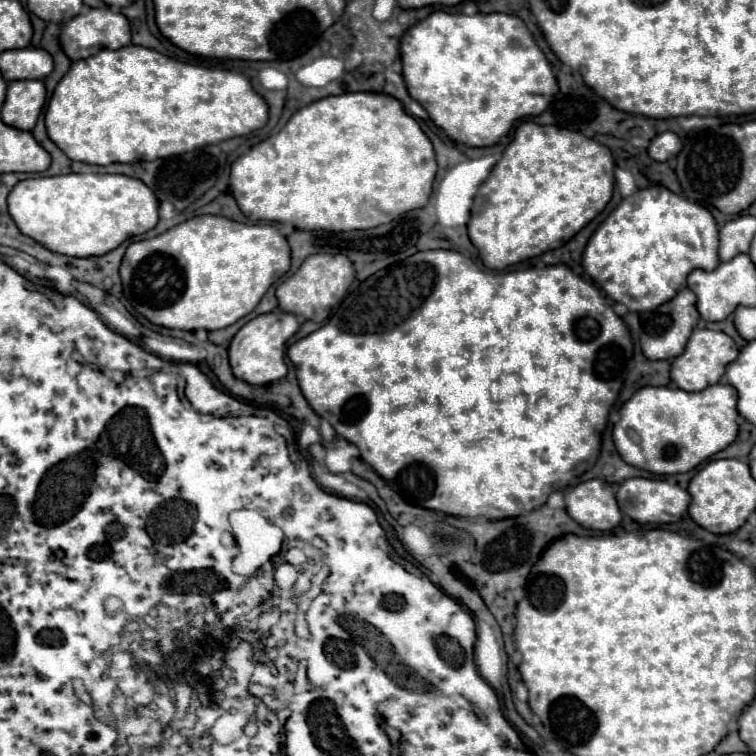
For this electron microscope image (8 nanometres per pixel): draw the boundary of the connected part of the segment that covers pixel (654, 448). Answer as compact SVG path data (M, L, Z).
M713 384L701 392L645 386L621 406L621 420L613 426L613 442L619 456L635 468L651 474L689 472L735 440L739 418L735 406L737 392L731 384Z

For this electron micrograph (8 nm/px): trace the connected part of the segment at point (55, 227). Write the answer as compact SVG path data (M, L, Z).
M65 174L27 178L13 186L7 206L17 228L51 252L89 258L155 228L157 198L141 180L125 174Z

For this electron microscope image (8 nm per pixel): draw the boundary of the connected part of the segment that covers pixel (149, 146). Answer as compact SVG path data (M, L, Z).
M123 46L119 50L99 50L95 56L89 56L87 60L77 60L71 64L69 72L61 78L61 82L57 84L47 110L45 110L45 126L47 126L47 134L49 138L71 158L77 162L85 162L85 164L113 164L113 162L139 162L139 160L155 160L155 158L169 158L169 156L177 156L177 154L185 154L185 152L193 152L197 148L209 146L209 144L217 144L221 140L227 138L235 138L235 136L243 136L249 134L257 128L261 128L267 122L267 104L265 100L253 92L251 82L243 76L243 74L235 74L229 70L215 70L215 68L203 68L203 66L193 66L193 64L185 64L185 62L177 62L169 56L163 56L155 50L143 48L143 46Z

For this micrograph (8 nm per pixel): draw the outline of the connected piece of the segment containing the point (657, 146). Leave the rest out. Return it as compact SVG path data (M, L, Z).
M663 132L663 134L657 134L657 136L651 140L647 152L649 152L649 156L651 156L653 160L665 162L667 158L679 154L679 148L681 148L679 136L677 136L675 132Z

